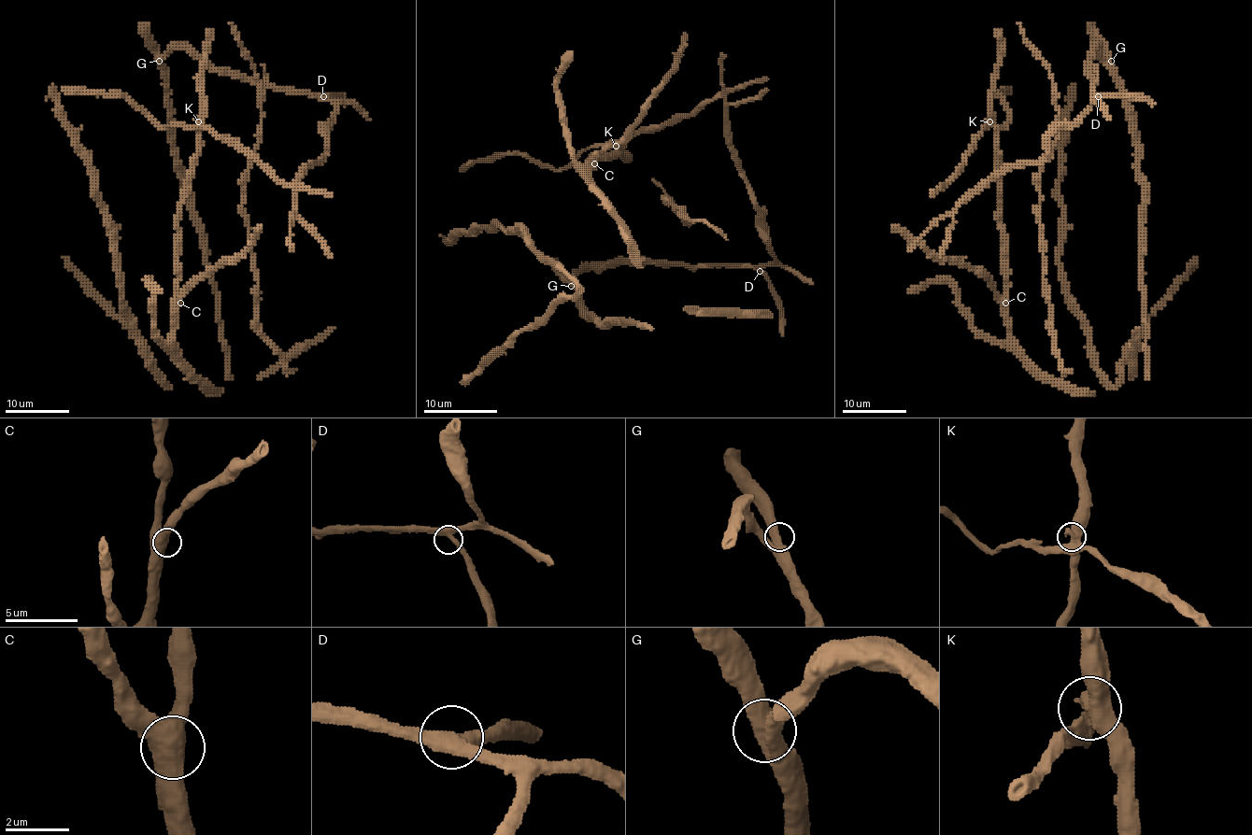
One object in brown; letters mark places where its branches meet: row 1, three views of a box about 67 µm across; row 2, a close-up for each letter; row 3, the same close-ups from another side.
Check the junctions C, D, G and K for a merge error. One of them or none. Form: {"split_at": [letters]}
{"split_at": []}

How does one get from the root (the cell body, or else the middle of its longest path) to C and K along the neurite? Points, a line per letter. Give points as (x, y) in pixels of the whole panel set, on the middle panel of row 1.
C: (724, 95), (705, 99), (667, 123), (635, 131), (613, 155), (594, 157), (590, 165), (594, 163)
K: (724, 95), (705, 99), (689, 114), (674, 116), (667, 123), (635, 131), (615, 146)

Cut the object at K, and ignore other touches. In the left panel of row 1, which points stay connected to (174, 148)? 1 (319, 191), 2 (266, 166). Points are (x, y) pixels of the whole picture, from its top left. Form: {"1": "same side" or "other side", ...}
{"1": "other side", "2": "other side"}

